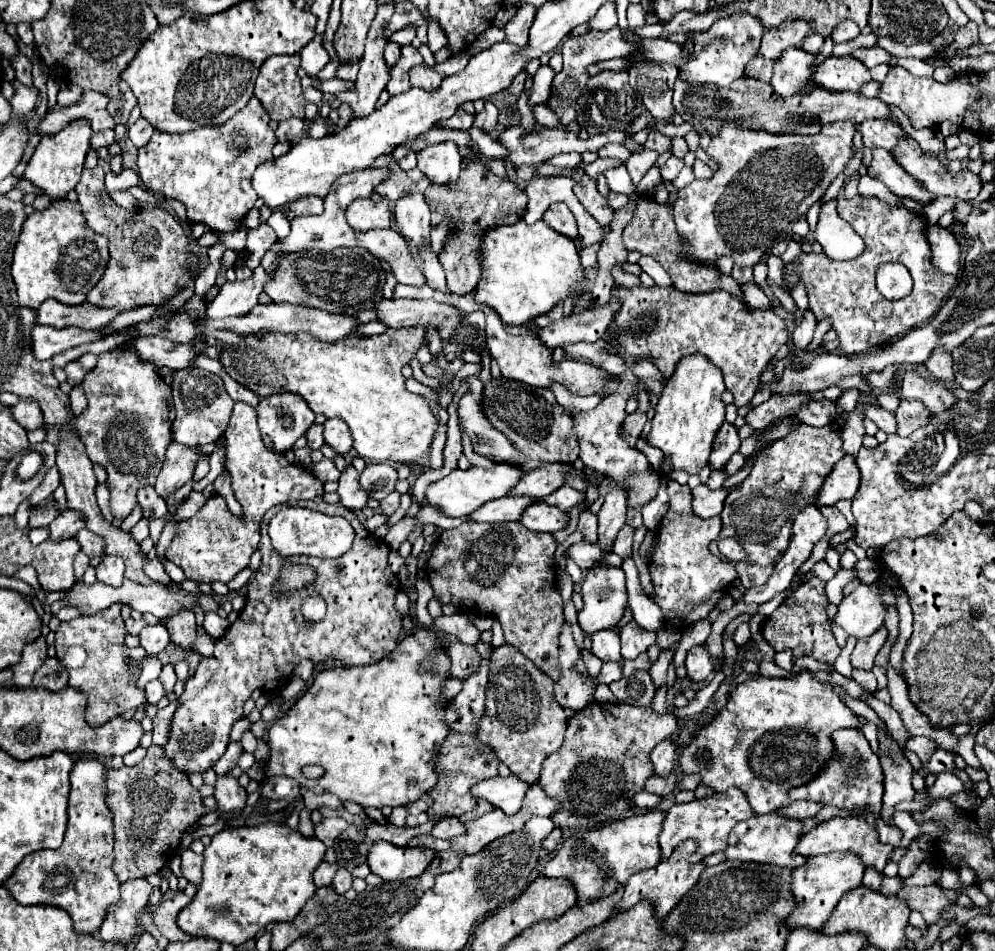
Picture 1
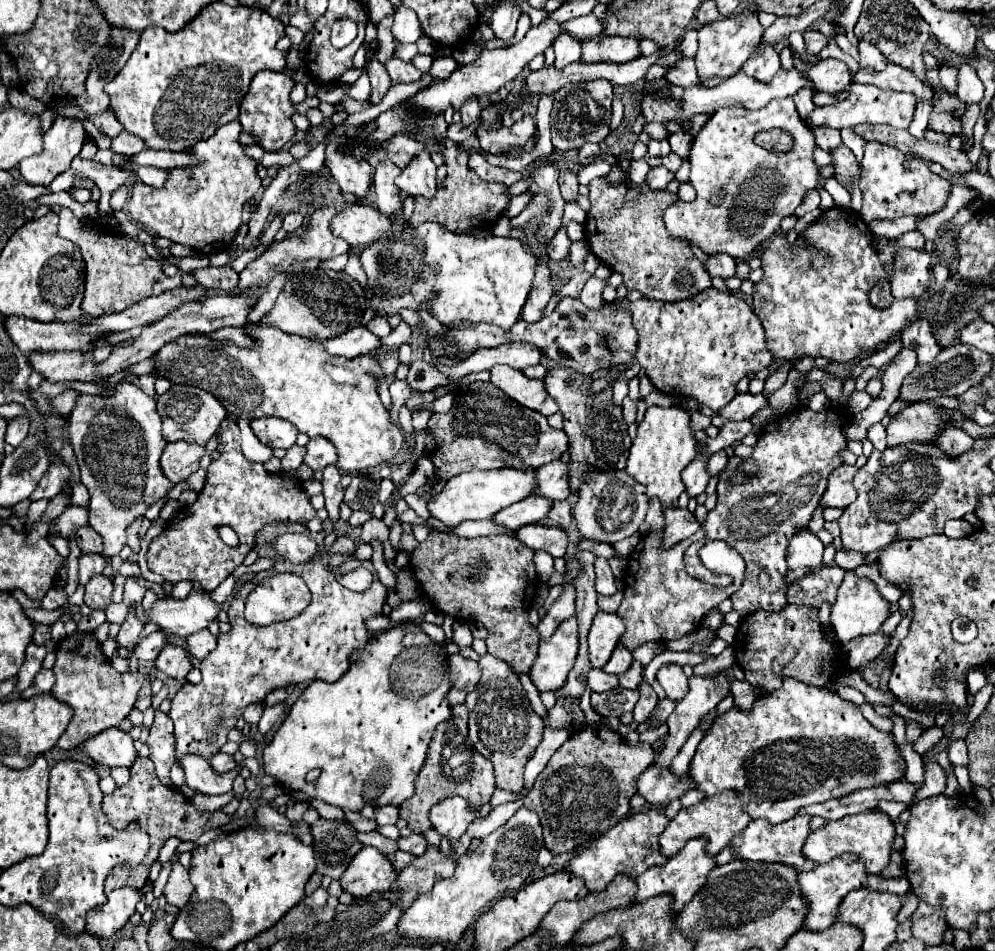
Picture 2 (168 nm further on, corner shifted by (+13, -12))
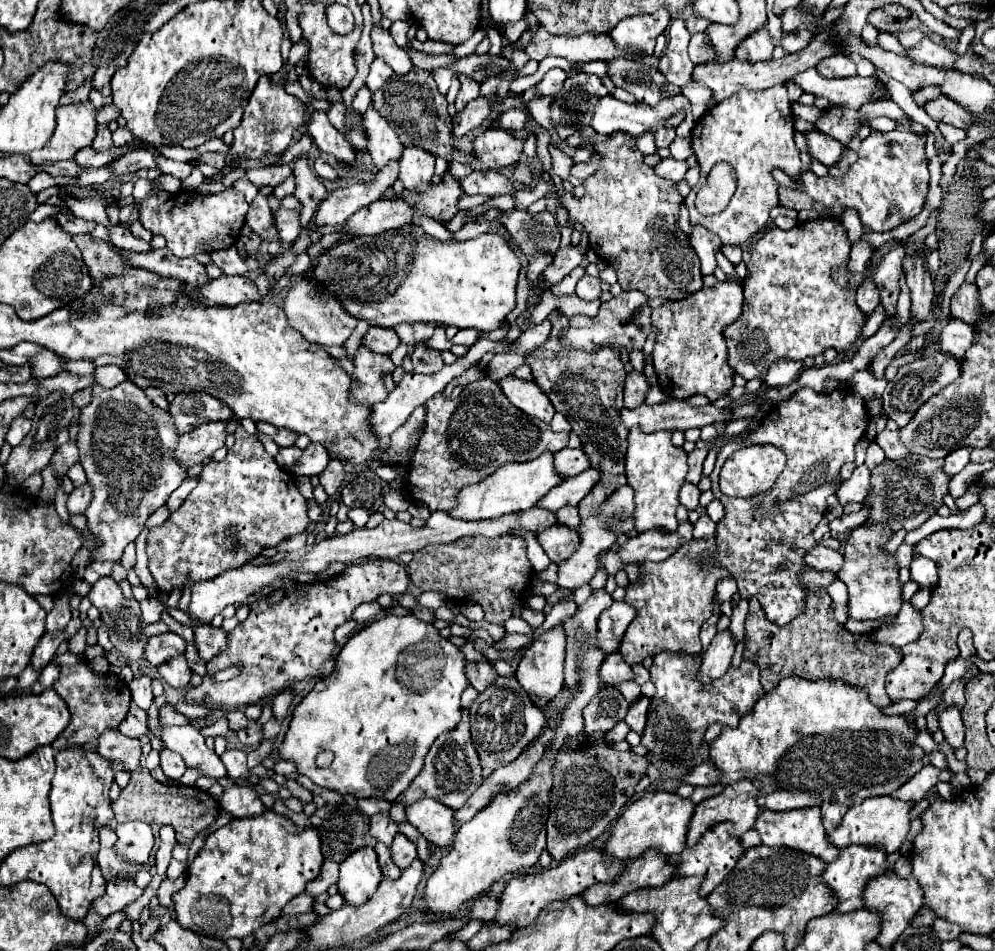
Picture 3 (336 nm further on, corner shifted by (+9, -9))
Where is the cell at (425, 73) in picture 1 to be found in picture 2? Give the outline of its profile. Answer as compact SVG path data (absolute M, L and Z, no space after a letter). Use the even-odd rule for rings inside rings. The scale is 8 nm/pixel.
M392 57L386 63L386 69L388 69L388 75L390 75L392 83L414 83L422 77L422 73L412 63L404 63L396 57Z

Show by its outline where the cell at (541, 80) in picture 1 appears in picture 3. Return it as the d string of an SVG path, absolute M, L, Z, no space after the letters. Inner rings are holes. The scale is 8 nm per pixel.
M486 130L474 138L472 154L484 164L486 170L498 170L504 166L514 166L522 152L520 140L502 130Z

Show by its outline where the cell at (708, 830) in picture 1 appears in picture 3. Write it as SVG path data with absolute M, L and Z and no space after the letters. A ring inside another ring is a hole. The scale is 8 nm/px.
M740 780L736 784L724 786L722 794L712 796L712 798L708 798L696 806L696 814L692 816L692 822L690 822L690 828L686 834L686 844L694 846L710 826L714 826L718 822L726 822L726 820L732 822L734 836L742 836L746 830L750 830L754 826L756 816L760 812L760 806L756 800L758 800L758 786L752 780Z

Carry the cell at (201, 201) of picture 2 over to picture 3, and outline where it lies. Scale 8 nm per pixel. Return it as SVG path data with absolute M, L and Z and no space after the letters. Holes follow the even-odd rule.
M234 188L214 196L202 196L198 192L184 192L168 198L158 204L156 196L150 196L140 206L140 222L152 234L160 234L166 238L168 248L176 258L190 258L198 252L214 252L222 248L230 248L240 238L240 228L244 226L244 218L248 212L248 202L244 194Z

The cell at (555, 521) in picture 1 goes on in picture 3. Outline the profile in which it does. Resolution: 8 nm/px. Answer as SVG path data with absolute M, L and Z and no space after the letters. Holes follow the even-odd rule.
M554 524L538 536L538 542L544 548L544 552L548 554L548 558L558 564L564 558L572 556L572 550L576 550L576 546L580 544L580 538L578 538L576 530L568 530L566 526Z

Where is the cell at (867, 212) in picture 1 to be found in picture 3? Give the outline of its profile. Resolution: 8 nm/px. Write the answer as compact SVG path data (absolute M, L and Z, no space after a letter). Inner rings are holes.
M840 220L800 222L792 230L770 226L752 244L750 254L742 316L724 328L728 362L736 374L764 382L768 366L780 358L804 360L826 348L842 352L858 340L866 316L856 306L856 294L830 276L834 266L848 264L850 254L850 242Z

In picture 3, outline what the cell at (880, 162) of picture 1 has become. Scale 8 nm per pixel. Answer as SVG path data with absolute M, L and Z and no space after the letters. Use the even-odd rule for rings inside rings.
M818 130L806 132L808 140L808 154L818 158L826 166L834 166L842 154L842 144L834 138L828 138L828 134L820 134Z

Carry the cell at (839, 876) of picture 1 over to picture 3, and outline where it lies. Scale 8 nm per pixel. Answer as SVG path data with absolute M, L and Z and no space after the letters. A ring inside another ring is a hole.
M848 846L848 848L844 848L840 852L838 860L830 862L824 870L824 880L838 894L838 900L840 900L836 906L836 912L852 912L852 910L864 908L862 894L864 894L868 880L878 874L884 874L886 868L888 868L886 854L880 848L874 848L874 846Z

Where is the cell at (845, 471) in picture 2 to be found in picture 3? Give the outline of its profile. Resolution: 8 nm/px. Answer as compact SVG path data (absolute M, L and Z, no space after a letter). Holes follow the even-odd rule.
M862 464L852 472L850 480L846 480L838 486L836 496L838 496L840 504L864 502L864 498L868 496L868 490L870 490L870 470L868 470L868 466Z

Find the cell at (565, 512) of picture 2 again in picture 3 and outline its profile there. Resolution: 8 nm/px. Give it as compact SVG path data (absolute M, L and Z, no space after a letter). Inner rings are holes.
M564 506L556 512L558 516L558 524L564 524L568 528L576 528L580 524L580 518L578 518L578 508L572 508L572 506Z

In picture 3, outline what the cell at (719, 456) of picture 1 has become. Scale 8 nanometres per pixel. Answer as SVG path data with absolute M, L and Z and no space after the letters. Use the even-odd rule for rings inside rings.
M686 482L686 484L680 488L678 502L680 502L686 510L696 510L696 508L698 508L698 496L700 496L698 486L692 486L692 484Z

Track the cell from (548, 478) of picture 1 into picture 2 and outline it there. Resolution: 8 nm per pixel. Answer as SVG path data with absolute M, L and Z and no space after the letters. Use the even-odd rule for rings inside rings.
M562 461L542 465L536 469L536 493L548 499L566 499L570 495L568 491L568 467Z

